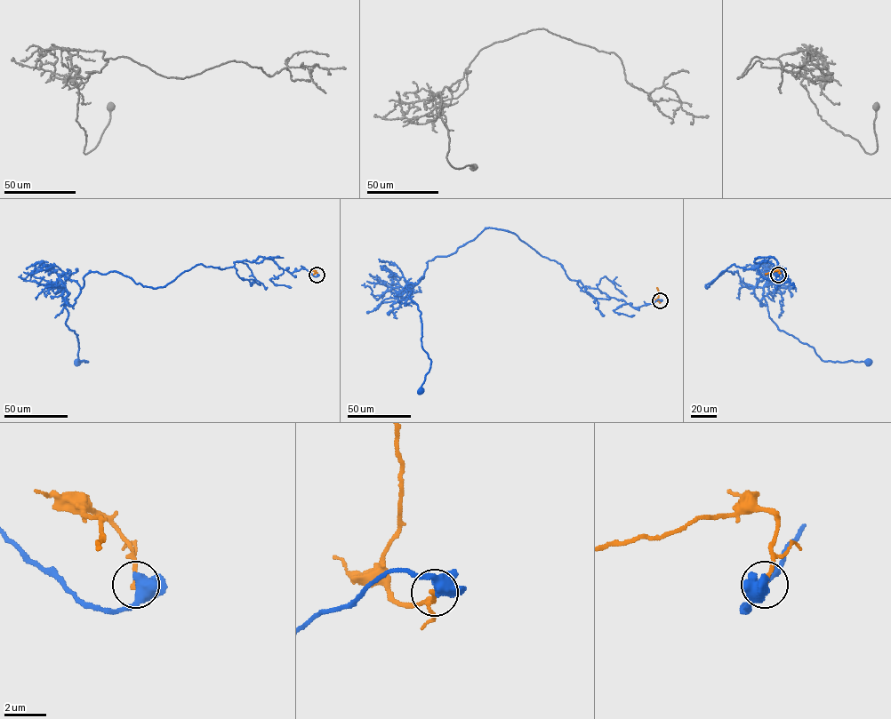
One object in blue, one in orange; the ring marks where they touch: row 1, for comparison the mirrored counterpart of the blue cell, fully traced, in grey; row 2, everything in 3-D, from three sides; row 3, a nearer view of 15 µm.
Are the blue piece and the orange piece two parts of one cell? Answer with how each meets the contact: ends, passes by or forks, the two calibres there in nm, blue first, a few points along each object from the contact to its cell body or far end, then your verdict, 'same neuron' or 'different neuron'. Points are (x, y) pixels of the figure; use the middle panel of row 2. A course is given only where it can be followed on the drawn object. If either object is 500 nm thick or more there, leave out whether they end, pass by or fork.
blue forks; orange ends; calibres 460 and 240 nm; course blue (661, 300), (633, 307), (581, 287), (515, 234), (485, 227), (408, 283), (431, 360), (421, 392); course orange (660, 300), (657, 300), (656, 287); different neuron

